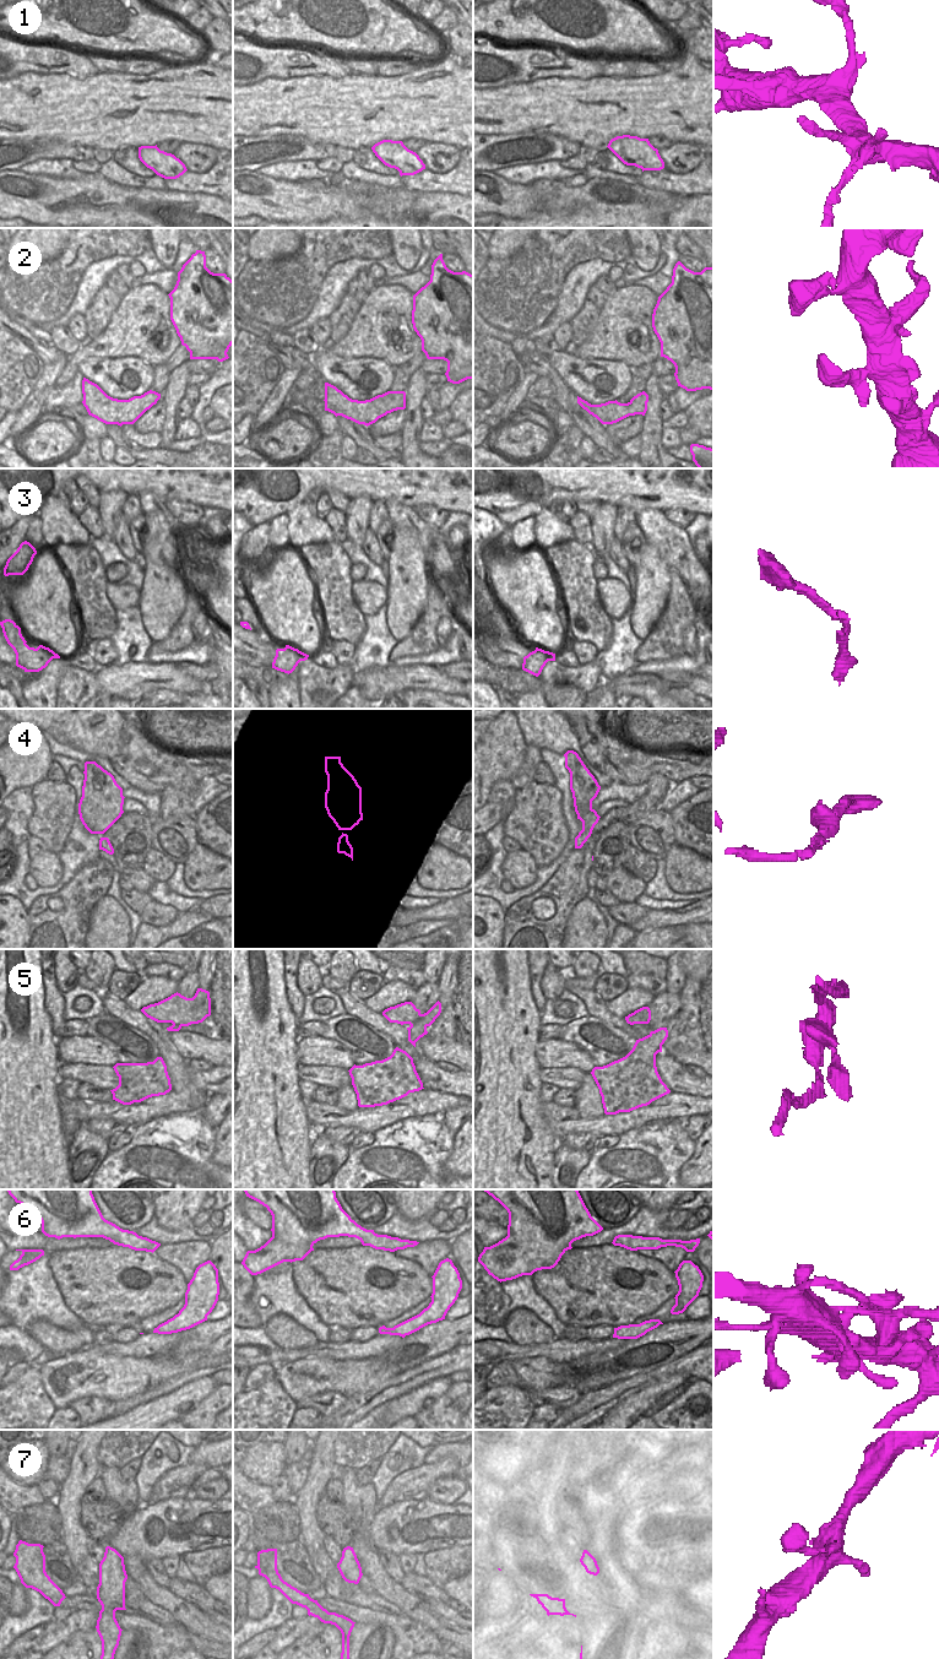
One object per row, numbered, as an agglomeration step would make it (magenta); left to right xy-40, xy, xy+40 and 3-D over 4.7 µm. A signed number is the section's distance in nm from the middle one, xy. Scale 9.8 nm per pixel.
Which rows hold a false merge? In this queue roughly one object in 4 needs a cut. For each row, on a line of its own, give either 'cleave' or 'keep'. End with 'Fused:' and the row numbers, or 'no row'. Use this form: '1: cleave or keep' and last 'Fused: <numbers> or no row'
1: keep
2: keep
3: keep
4: cleave
5: keep
6: keep
7: keep
Fused: 4

